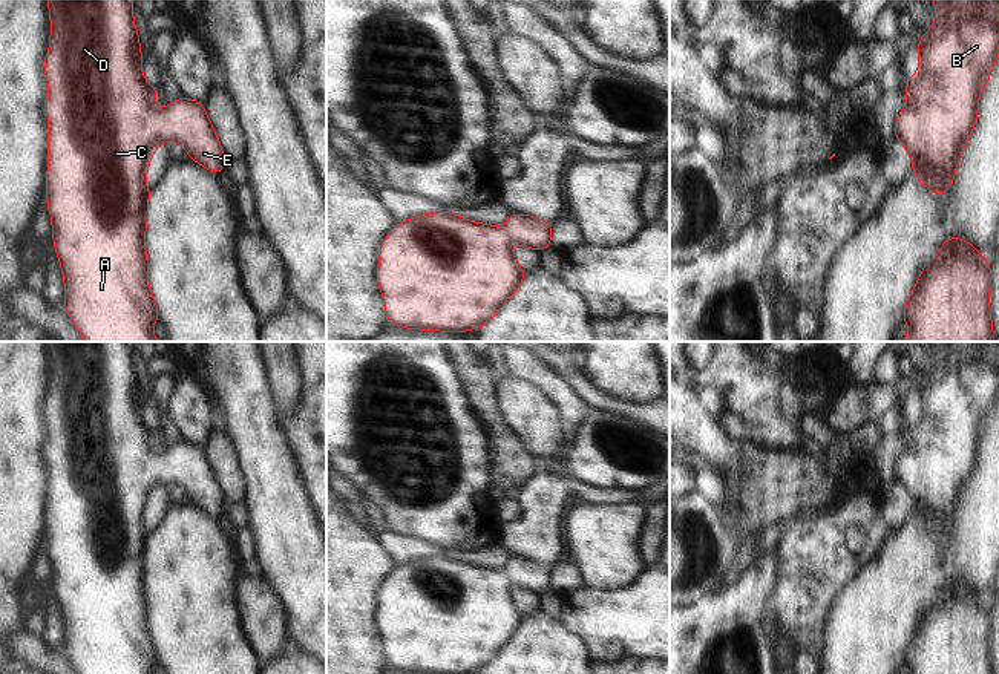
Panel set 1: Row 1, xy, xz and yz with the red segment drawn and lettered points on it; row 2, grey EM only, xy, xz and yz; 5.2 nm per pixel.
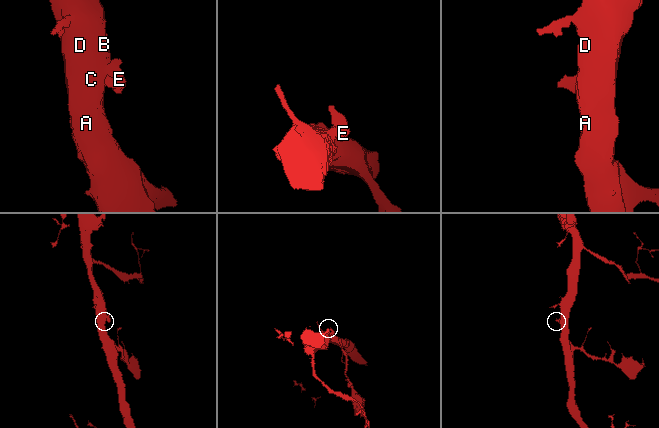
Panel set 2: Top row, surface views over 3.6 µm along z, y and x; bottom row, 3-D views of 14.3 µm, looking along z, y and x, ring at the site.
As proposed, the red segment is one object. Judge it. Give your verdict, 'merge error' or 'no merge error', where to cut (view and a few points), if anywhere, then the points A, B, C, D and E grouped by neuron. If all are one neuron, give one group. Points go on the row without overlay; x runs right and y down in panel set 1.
no merge error | no cut | A B C D E

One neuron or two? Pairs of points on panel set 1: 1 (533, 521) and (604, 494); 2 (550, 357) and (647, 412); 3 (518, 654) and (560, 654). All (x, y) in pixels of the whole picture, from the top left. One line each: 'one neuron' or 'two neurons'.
1: one neuron
2: one neuron
3: one neuron

